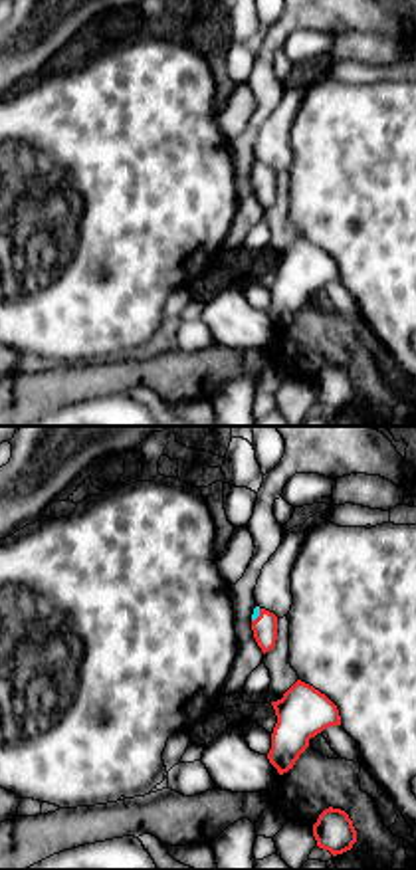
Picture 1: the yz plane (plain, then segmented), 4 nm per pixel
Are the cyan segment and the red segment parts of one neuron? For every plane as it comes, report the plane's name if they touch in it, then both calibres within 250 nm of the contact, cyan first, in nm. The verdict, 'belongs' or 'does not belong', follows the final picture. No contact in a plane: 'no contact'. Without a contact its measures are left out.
yz | 30/100 nm

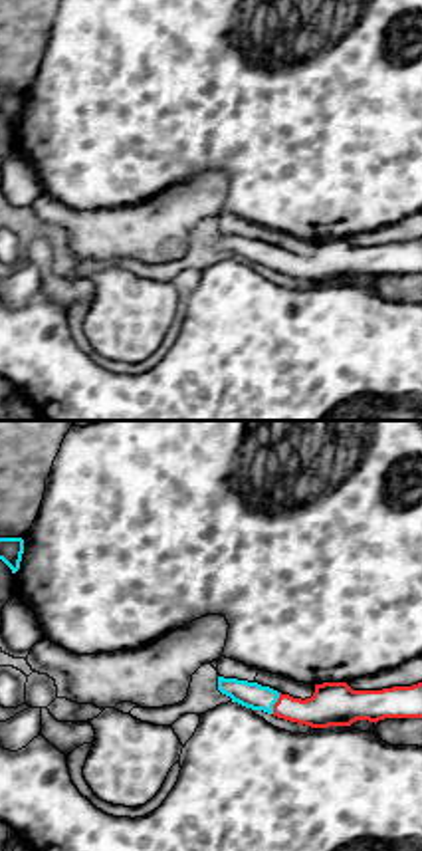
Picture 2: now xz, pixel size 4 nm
xz | 110/180 nm

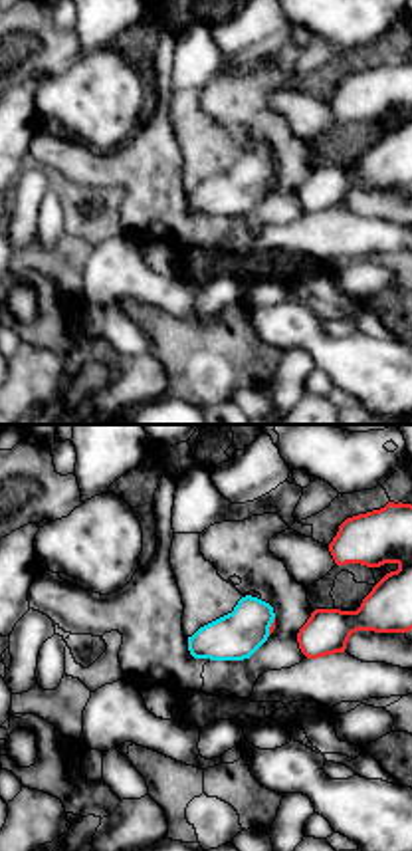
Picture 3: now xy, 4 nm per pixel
xy | 190/20 nm

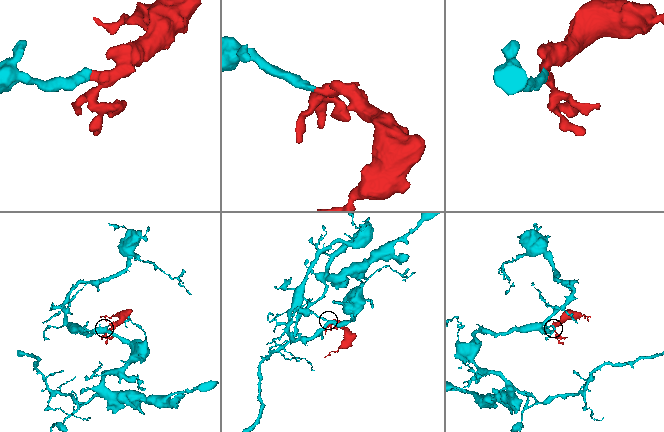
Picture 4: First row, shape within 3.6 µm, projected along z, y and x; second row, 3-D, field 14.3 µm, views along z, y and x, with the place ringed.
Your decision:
belongs

